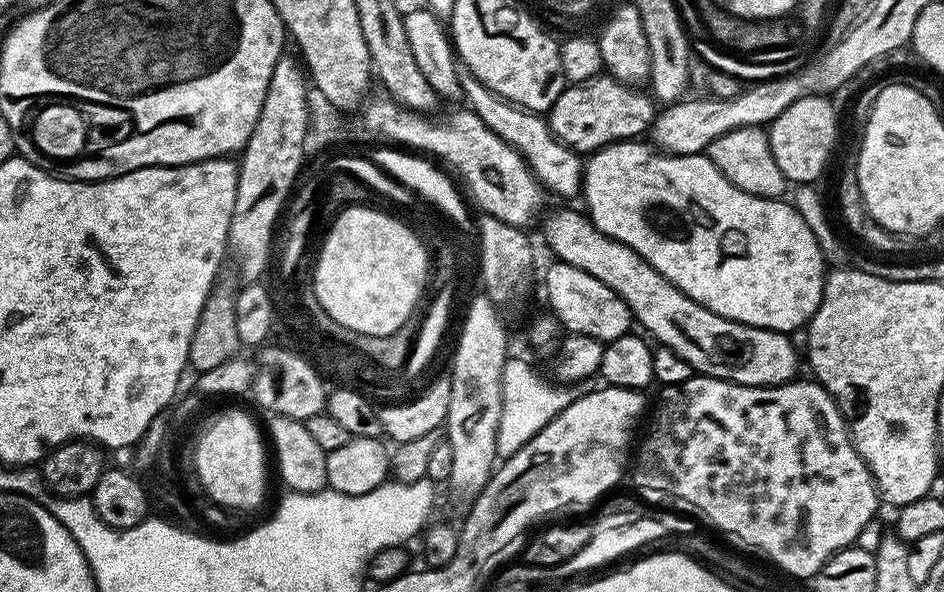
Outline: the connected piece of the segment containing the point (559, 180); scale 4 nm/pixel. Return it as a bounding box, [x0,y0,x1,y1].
[459,70,585,197]

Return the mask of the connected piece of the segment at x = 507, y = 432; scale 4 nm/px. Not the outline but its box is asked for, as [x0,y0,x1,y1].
[496,357,596,453]

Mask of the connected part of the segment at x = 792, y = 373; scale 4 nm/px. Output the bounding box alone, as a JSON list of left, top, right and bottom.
[543,208,802,388]

